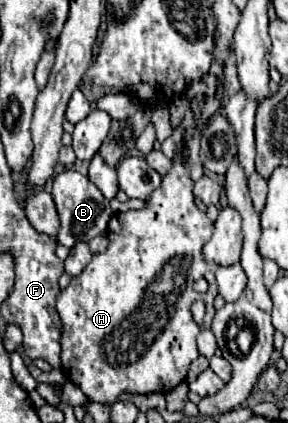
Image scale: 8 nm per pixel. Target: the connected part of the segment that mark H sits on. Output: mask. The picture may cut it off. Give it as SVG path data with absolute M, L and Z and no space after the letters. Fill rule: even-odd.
M185 145L179 155L171 161L171 171L161 177L161 185L147 199L145 209L125 211L111 217L107 227L109 247L101 255L93 255L91 263L81 275L73 277L69 287L57 297L57 311L63 321L61 335L61 361L67 377L81 387L89 401L115 403L119 393L157 393L171 391L177 387L189 371L193 359L199 357L197 335L201 329L211 327L215 315L213 301L217 297L215 265L203 261L201 249L213 235L213 223L197 209L193 197L193 181L185 165ZM205 277L209 281L207 293L197 293L193 283ZM191 303L205 303L203 323L195 323L191 315Z

